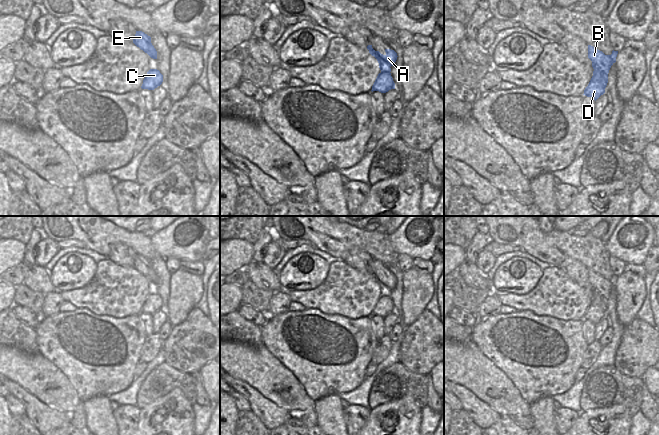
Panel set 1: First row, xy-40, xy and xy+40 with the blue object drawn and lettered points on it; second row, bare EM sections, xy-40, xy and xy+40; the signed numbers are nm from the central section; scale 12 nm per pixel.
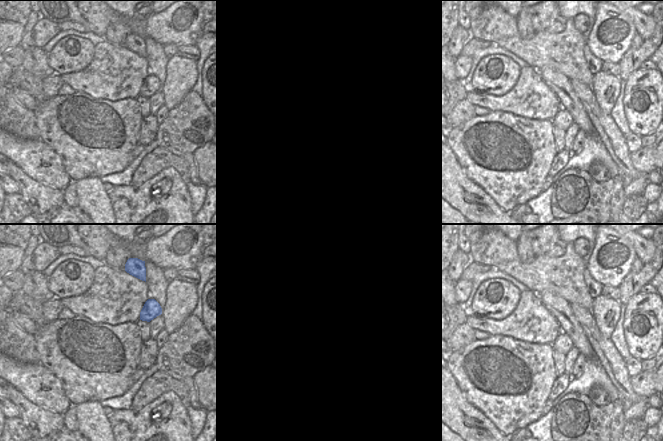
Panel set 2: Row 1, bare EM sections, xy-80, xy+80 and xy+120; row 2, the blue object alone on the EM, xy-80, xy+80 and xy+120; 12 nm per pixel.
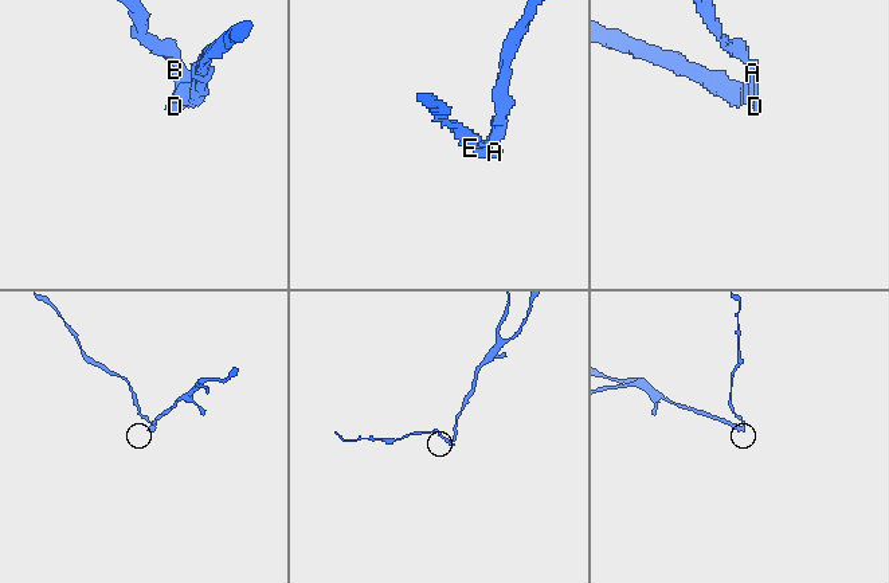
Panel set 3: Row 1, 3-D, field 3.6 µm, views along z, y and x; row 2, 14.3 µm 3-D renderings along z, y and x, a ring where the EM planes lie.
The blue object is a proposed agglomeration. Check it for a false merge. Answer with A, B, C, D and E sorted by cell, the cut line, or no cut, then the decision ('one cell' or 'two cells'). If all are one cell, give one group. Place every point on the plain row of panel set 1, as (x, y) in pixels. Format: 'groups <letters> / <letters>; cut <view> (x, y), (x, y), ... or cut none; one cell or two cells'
groups A B E / C D; cut xy+40 (594, 293), (601, 294), (607, 299); two cells

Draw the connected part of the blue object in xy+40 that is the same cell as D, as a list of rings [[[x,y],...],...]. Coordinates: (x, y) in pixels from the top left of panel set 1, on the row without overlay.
[[[593,295],[593,300],[584,314],[584,318],[587,321],[591,321],[595,325],[605,317],[605,312],[608,307],[608,299],[603,295]]]

